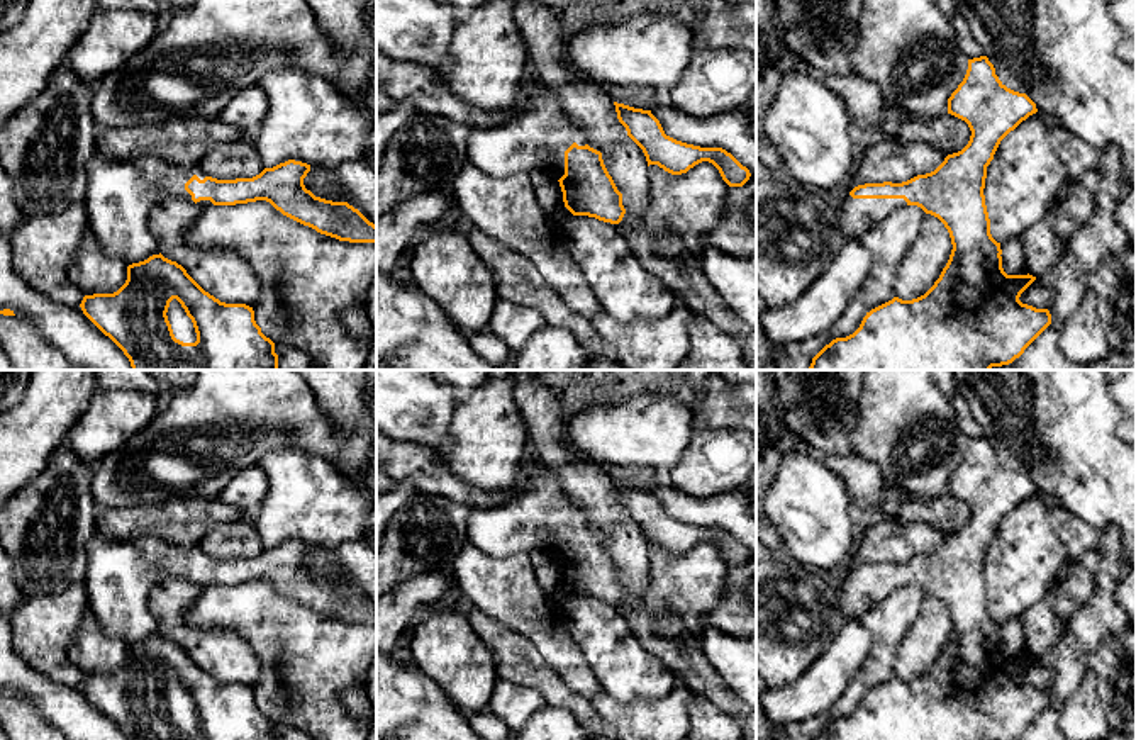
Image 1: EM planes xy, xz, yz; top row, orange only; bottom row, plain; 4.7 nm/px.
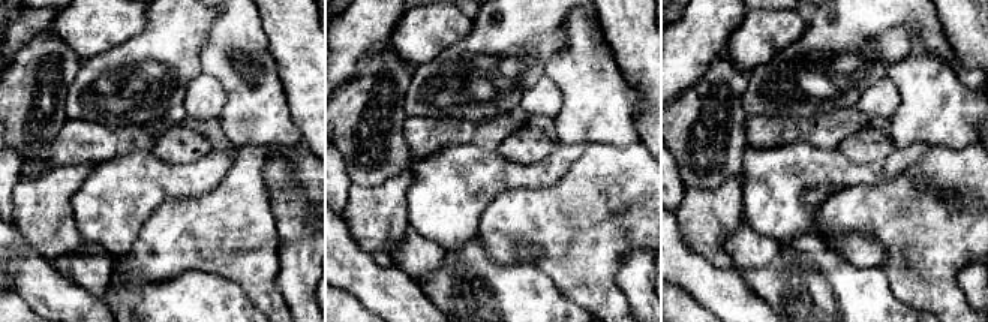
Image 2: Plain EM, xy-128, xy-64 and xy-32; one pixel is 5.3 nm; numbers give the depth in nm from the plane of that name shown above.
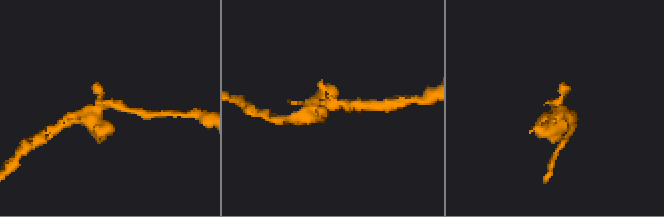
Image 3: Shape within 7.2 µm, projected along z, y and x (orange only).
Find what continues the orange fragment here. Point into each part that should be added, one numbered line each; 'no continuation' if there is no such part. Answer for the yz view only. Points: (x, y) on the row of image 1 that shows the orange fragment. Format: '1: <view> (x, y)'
1: yz (857, 216)

